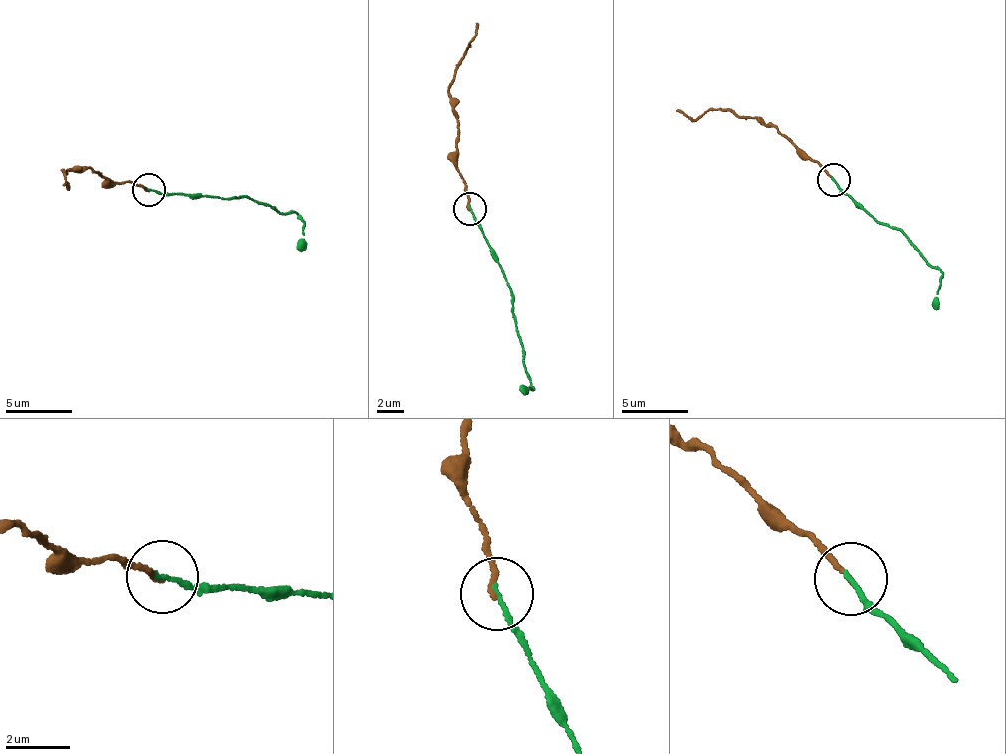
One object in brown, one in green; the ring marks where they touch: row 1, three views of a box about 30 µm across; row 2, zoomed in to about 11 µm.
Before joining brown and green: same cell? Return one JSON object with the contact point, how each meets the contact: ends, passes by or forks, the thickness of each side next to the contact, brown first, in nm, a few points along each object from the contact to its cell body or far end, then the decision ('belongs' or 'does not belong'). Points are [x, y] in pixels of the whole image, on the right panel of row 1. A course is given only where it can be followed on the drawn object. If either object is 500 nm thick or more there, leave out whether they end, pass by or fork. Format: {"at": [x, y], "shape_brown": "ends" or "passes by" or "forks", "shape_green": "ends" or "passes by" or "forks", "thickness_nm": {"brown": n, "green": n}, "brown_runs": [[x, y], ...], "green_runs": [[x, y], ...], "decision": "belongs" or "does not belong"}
{"at": [834, 180], "shape_brown": "ends", "shape_green": "ends", "thickness_nm": {"brown": 150, "green": 150}, "brown_runs": [[835, 179], [757, 116], [714, 108], [692, 116], [677, 108]], "green_runs": [[835, 179], [881, 223], [901, 230], [937, 268], [939, 284], [935, 308]], "decision": "belongs"}

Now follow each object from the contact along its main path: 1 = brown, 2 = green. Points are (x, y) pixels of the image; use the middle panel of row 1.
1: (469, 209), (451, 95), (462, 53), (475, 40), (477, 23)
2: (469, 209), (511, 294), (513, 317), (533, 389), (519, 389)

